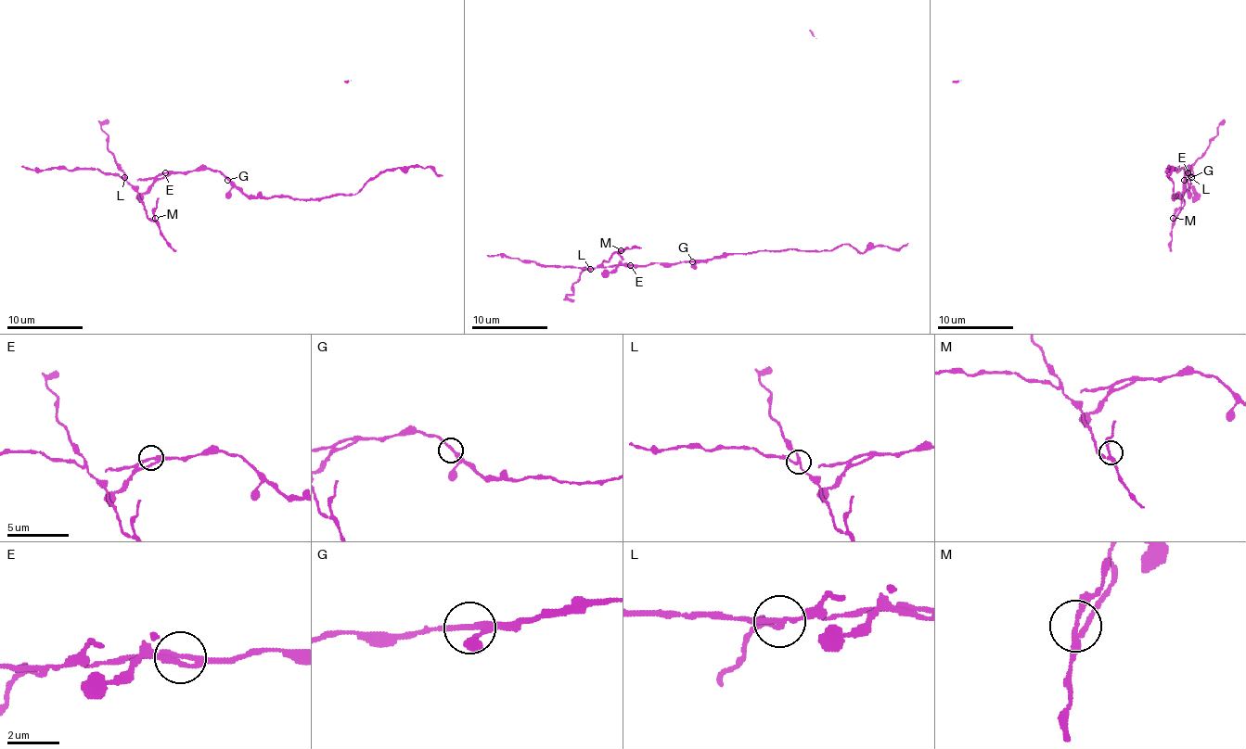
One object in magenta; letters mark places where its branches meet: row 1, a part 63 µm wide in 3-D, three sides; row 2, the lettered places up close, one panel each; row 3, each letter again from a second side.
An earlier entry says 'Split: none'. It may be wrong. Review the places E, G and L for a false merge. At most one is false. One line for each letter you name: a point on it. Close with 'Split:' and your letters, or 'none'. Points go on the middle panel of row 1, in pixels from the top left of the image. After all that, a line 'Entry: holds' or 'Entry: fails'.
L: (590, 269)
Split: L
Entry: fails

